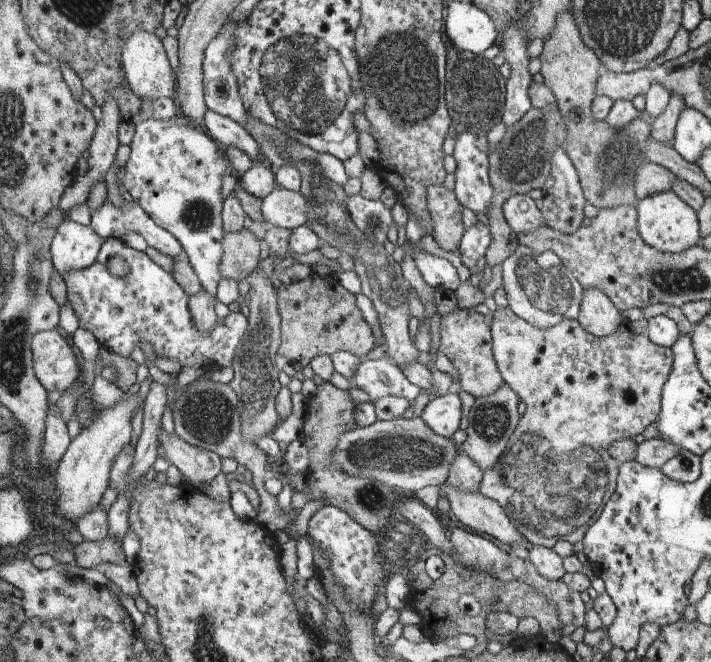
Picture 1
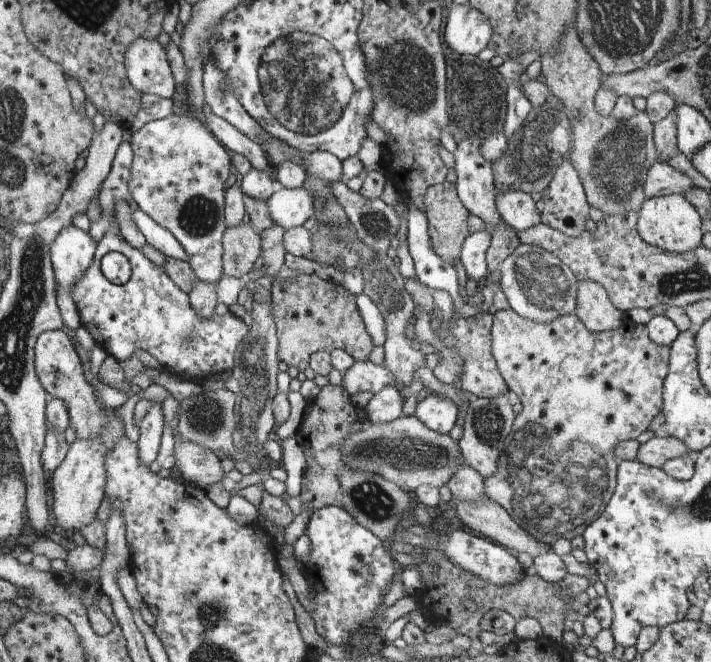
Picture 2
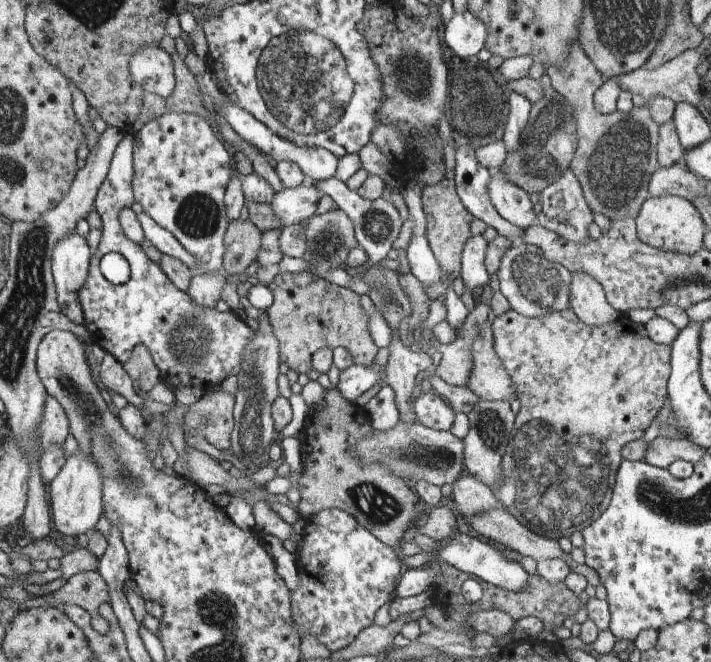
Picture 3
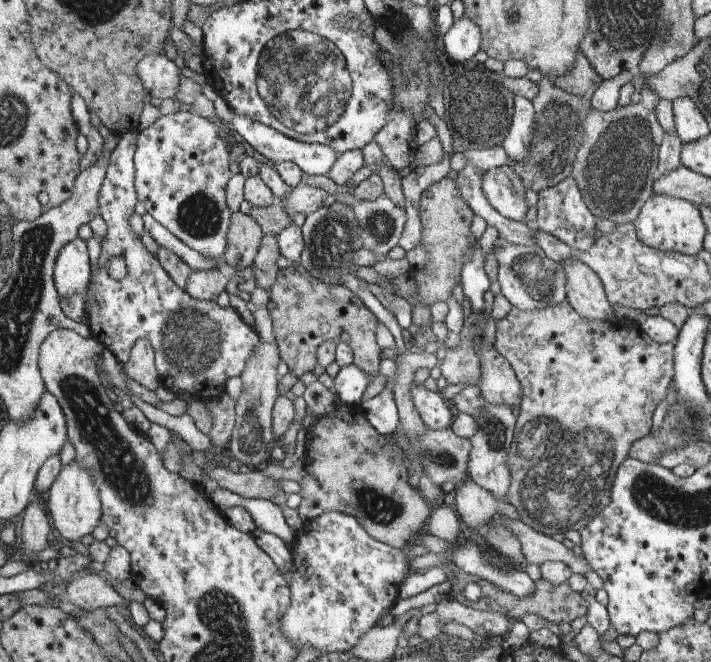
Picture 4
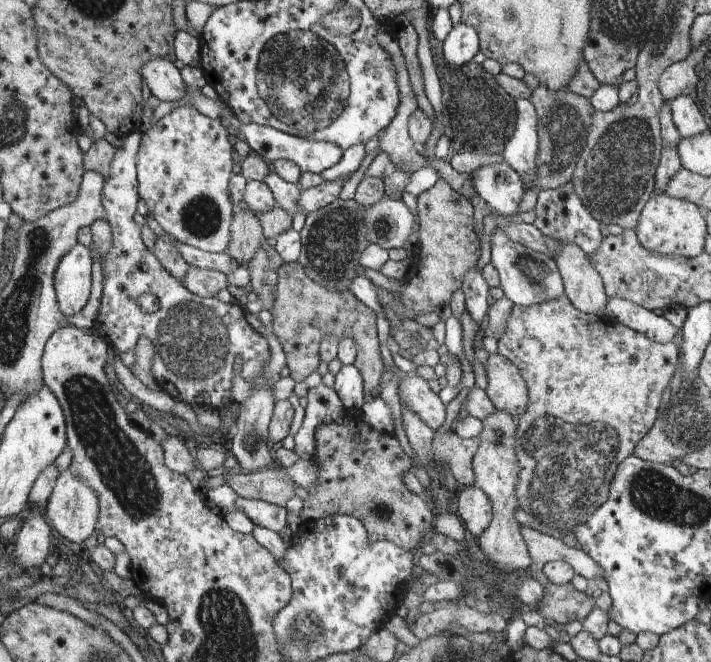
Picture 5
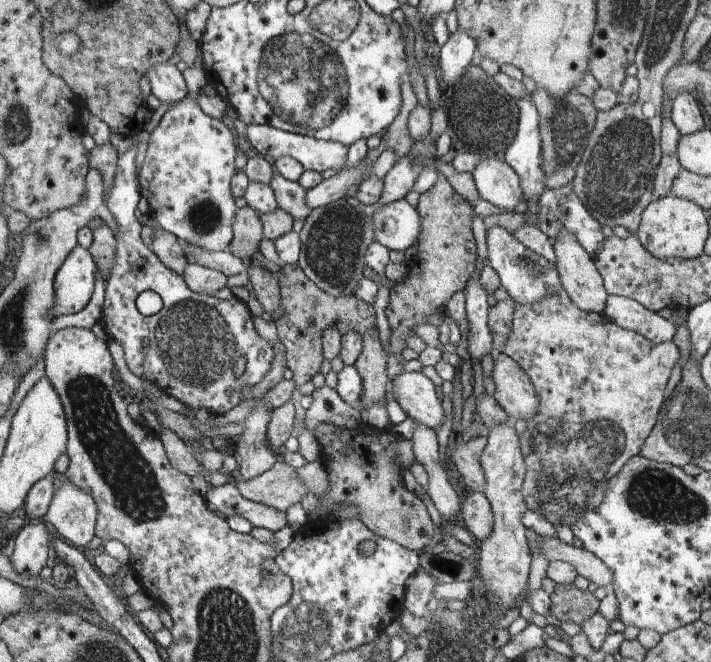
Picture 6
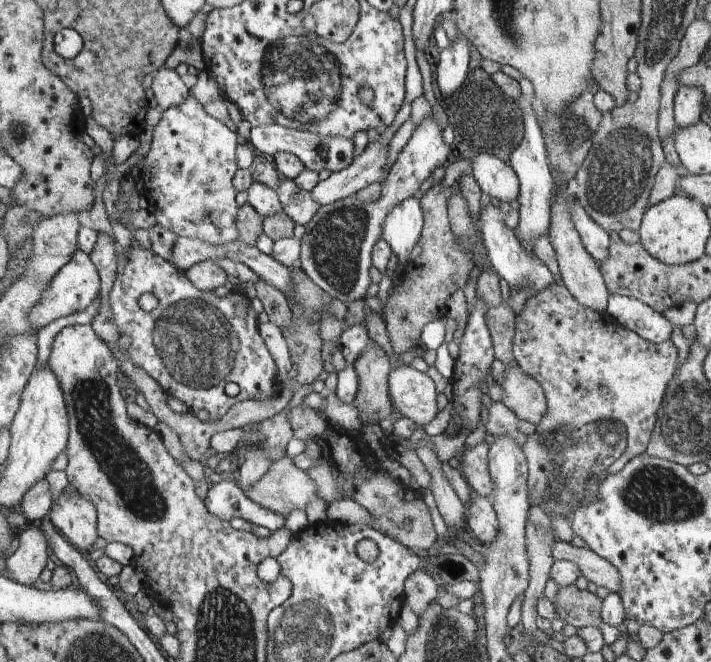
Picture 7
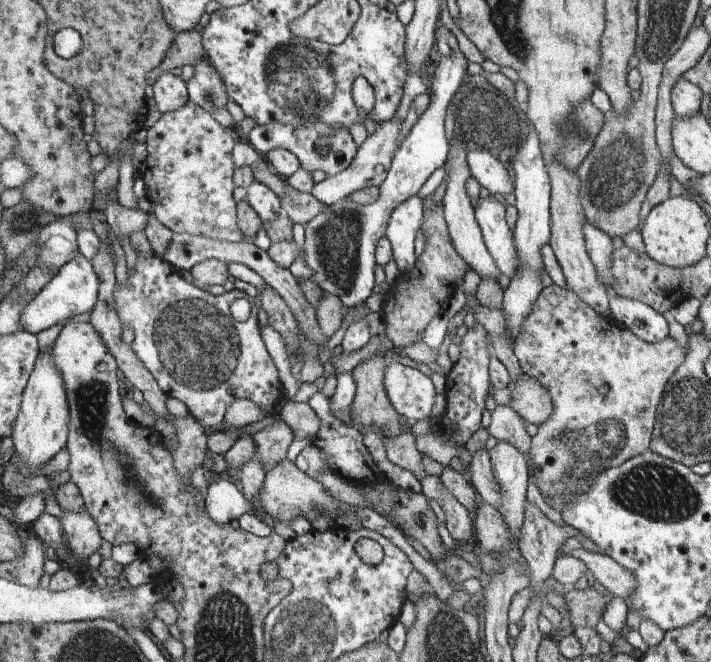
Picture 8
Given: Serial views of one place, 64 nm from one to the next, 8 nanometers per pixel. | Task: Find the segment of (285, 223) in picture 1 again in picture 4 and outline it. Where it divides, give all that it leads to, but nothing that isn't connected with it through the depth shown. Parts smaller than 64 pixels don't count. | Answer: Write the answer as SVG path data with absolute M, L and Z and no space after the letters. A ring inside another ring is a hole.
M301 183L278 203L292 220L295 214L304 214L308 217L310 214L316 213L325 204L328 197L328 192Z

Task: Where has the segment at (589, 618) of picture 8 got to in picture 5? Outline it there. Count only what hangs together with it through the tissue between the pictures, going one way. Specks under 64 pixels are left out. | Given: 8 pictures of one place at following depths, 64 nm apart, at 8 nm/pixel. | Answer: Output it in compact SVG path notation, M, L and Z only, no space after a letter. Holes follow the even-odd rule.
M548 583L544 588L544 596L539 603L538 611L546 620L556 623L583 622L593 610L595 599L579 592L571 583L554 585Z

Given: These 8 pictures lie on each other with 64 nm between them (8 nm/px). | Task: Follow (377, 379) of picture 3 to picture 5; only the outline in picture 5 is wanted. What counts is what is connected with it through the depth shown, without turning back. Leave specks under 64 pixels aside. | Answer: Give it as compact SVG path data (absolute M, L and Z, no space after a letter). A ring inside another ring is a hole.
M343 365L336 374L333 390L338 394L342 407L358 413L365 404L365 385L358 368L353 365Z

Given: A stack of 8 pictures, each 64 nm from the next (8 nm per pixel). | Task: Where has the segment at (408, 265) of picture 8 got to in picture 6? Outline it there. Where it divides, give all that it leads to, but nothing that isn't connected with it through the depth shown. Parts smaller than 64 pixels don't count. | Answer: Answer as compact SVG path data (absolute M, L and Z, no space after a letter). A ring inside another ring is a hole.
M405 199L381 207L372 218L374 223L374 238L389 251L406 251L419 237L421 219L417 208L413 208Z

